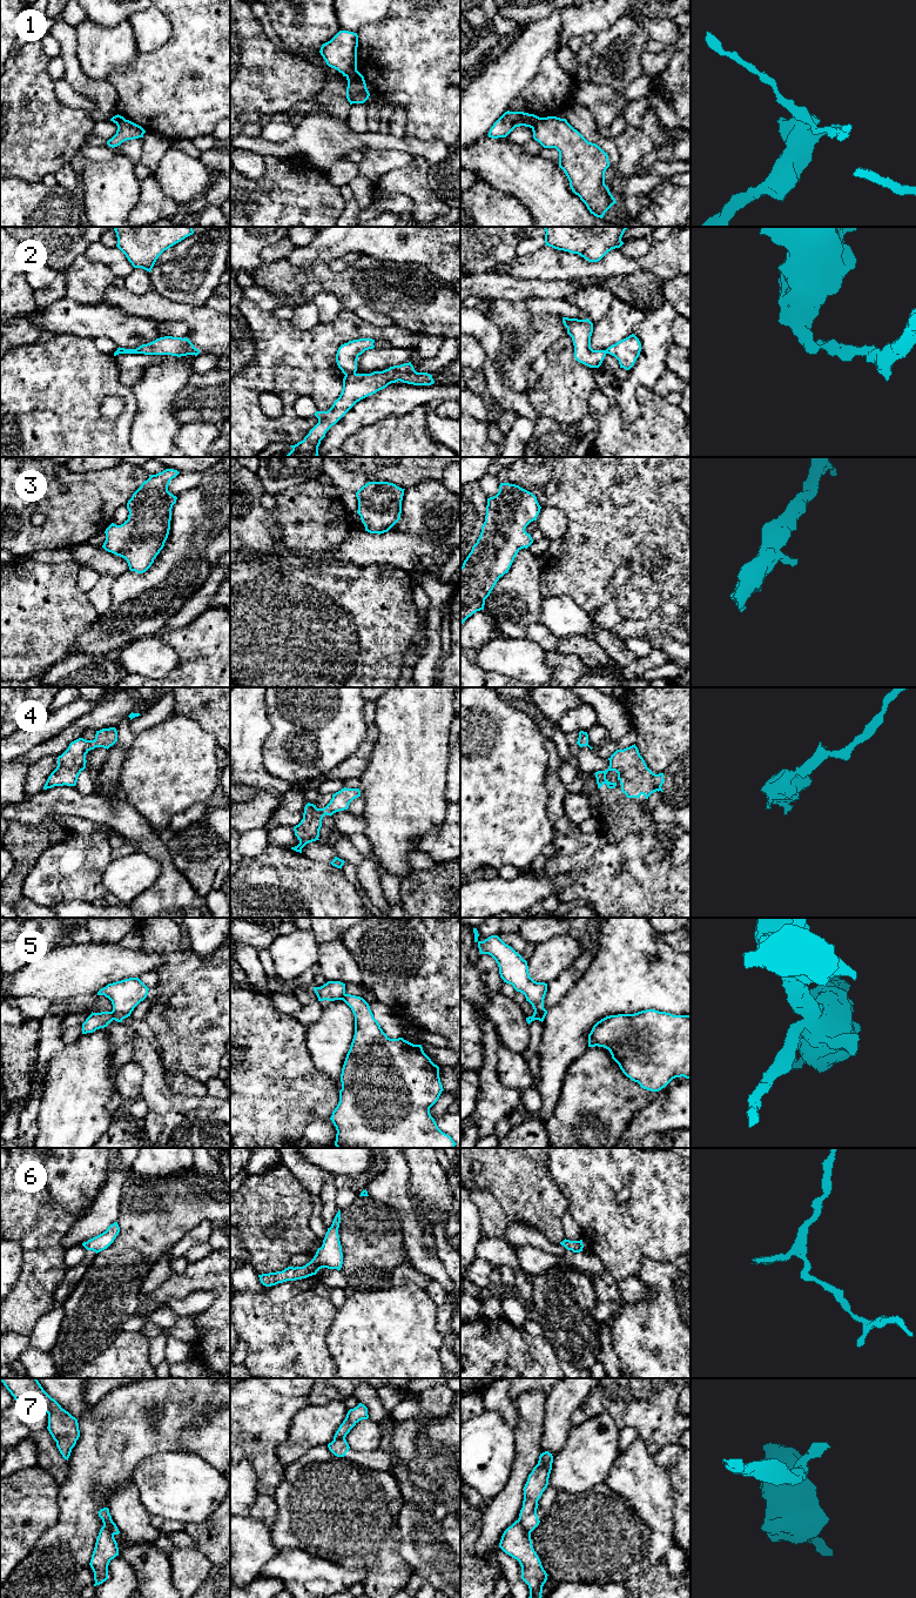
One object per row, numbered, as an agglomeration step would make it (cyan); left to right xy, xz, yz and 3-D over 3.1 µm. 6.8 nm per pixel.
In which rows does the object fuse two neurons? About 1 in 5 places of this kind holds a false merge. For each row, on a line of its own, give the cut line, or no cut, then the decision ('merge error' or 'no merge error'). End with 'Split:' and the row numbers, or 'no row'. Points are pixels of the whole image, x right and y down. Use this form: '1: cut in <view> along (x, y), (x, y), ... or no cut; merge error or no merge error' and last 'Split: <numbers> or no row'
1: cut in xz along (356, 69), (347, 76); merge error
2: cut in xz along (355, 371), (345, 375); merge error
3: no cut; no merge error
4: no cut; no merge error
5: cut in xy along (112, 1011), (114, 1019); merge error
6: no cut; no merge error
7: cut in yz along (518, 1518), (522, 1526), (530, 1535); merge error
Split: 1, 2, 5, 7

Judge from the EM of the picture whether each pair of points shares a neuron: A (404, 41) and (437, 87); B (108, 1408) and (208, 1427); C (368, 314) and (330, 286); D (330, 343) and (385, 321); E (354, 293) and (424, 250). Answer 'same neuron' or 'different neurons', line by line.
A: same neuron
B: different neurons
C: different neurons
D: different neurons
E: different neurons

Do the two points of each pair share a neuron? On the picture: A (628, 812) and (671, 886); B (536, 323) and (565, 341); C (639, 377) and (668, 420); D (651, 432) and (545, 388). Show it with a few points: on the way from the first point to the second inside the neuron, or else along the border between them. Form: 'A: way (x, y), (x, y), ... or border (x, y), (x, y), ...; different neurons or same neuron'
A: border (648, 830), (631, 832), (614, 843); different neurons
B: border (567, 334), (559, 337), (545, 351); different neurons
C: border (642, 384), (635, 393), (639, 405), (638, 414); different neurons
D: way (625, 432), (615, 432), (590, 411), (571, 404); same neuron

